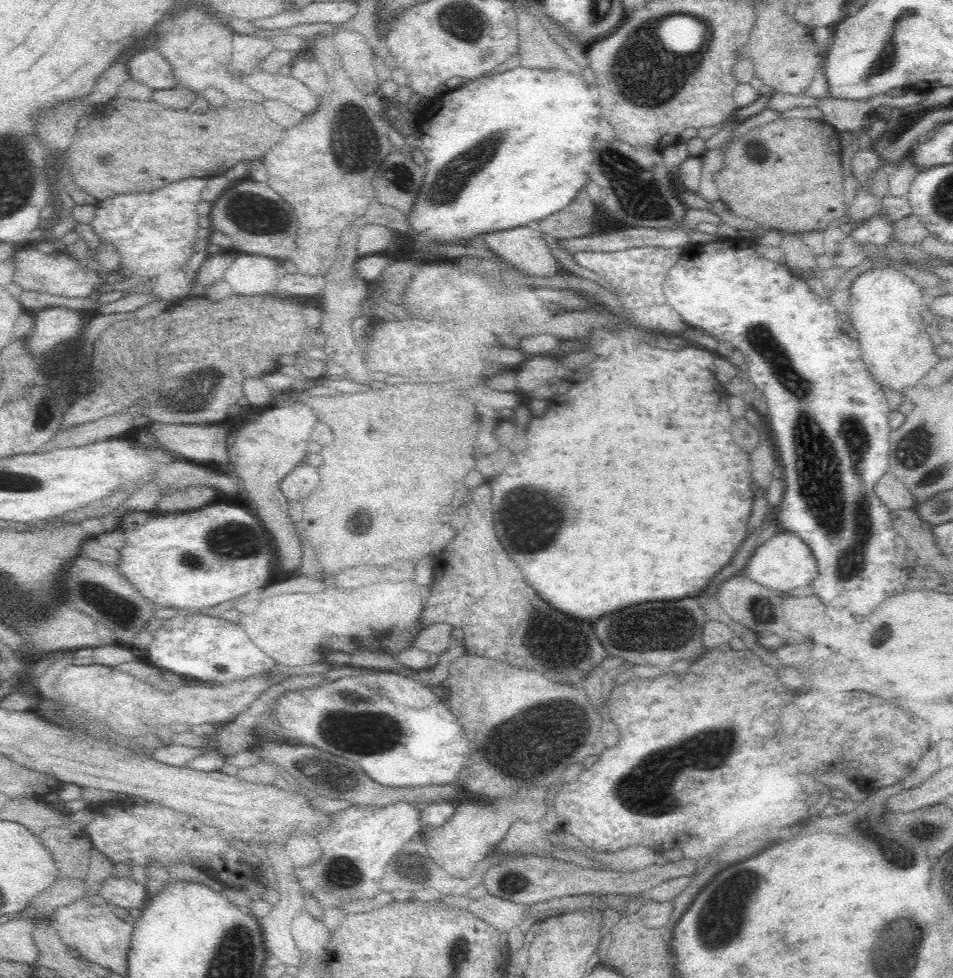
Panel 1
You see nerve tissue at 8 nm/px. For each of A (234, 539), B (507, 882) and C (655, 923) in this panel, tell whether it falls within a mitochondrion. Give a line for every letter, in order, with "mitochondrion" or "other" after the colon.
A: mitochondrion
B: other
C: other

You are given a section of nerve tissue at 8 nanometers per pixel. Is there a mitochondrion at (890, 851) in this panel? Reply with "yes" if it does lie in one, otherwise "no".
yes

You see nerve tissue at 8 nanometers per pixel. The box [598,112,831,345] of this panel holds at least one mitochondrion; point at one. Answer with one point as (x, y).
(638, 194)

